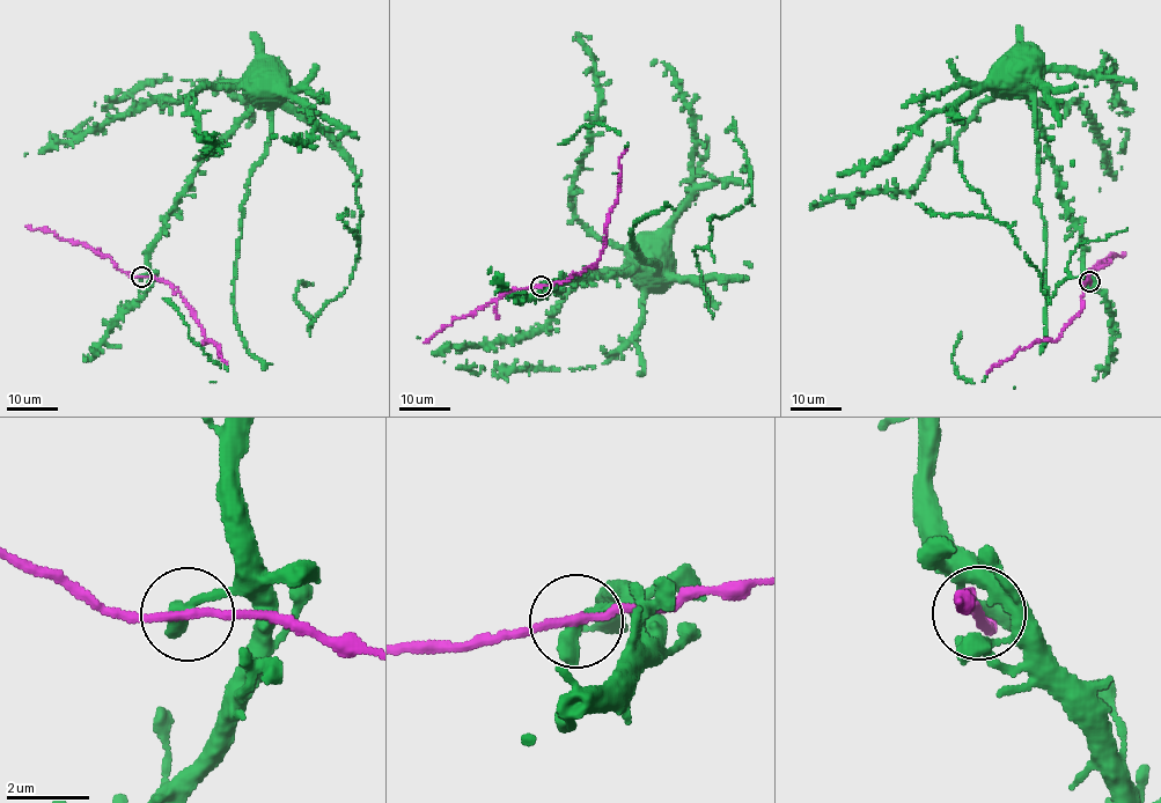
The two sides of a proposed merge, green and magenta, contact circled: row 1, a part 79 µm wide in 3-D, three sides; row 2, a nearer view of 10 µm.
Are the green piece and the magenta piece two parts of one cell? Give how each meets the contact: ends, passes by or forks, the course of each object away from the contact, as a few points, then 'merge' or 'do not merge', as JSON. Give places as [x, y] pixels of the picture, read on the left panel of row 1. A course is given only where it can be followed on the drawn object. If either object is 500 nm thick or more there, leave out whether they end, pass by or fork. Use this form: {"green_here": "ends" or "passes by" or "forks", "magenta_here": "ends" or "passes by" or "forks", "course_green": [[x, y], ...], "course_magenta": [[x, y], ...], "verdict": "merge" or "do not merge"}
{"green_here": "ends", "magenta_here": "passes by", "course_green": [[141, 275], [148, 273], [148, 247], [197, 163], [257, 98], [276, 95], [285, 87], [284, 81]], "course_magenta": [[141, 278], [154, 277], [174, 286], [205, 337], [203, 344], [210, 340], [219, 346], [218, 356], [226, 365]], "verdict": "merge"}

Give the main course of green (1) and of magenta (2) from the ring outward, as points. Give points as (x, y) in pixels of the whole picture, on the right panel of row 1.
1: (1089, 281), (1081, 235), (1058, 192), (1059, 181), (1040, 118), (1028, 102), (1026, 64)
2: (1089, 282), (1088, 278), (1084, 282), (1082, 309), (1055, 341), (1037, 340), (1019, 348), (986, 374)

